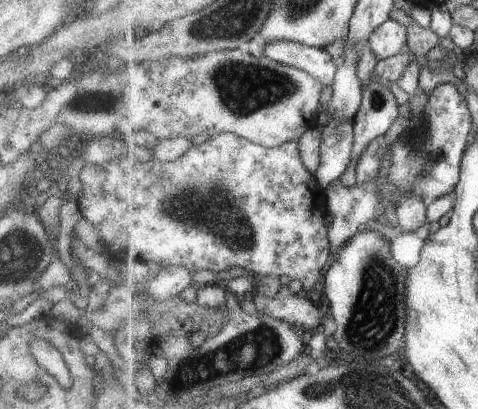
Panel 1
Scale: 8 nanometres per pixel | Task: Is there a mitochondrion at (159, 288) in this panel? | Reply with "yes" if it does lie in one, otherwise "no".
no

